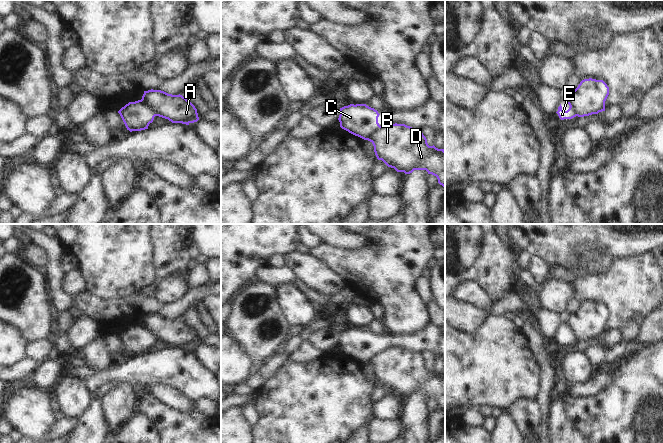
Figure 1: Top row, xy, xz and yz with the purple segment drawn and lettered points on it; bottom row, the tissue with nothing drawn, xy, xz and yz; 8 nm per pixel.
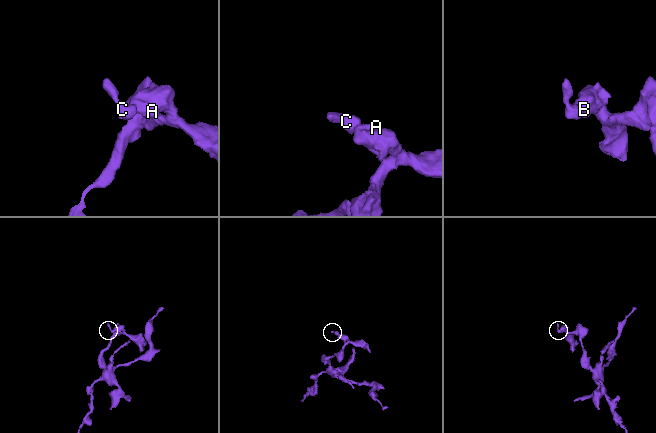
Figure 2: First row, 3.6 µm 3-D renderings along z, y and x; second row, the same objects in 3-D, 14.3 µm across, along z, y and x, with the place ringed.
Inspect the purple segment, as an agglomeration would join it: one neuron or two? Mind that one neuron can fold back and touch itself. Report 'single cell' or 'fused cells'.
fused cells

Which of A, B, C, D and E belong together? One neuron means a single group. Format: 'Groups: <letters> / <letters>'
Groups: A B D / C E.

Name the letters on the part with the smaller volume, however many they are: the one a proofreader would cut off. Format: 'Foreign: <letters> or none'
Foreign: C, E

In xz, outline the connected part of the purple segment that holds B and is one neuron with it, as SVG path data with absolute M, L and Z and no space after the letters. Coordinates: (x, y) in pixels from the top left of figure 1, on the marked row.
M389 124L379 126L378 130L368 139L373 146L378 160L397 172L410 174L414 170L426 170L437 177L438 183L445 187L445 150L434 145L429 146L420 128L412 128L405 124Z

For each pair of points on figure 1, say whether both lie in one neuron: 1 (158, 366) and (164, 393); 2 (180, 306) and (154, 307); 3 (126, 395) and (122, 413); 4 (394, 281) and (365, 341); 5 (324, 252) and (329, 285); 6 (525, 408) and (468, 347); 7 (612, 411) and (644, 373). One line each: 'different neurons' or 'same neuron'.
1: different neurons
2: same neuron
3: same neuron
4: different neurons
5: different neurons
6: different neurons
7: same neuron

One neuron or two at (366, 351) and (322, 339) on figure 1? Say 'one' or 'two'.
two

